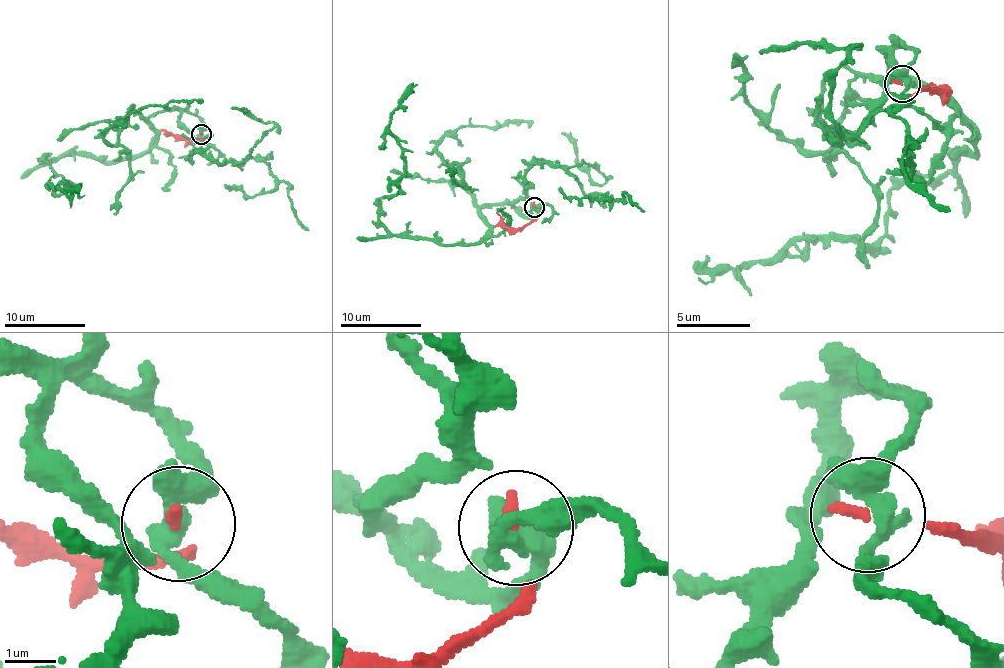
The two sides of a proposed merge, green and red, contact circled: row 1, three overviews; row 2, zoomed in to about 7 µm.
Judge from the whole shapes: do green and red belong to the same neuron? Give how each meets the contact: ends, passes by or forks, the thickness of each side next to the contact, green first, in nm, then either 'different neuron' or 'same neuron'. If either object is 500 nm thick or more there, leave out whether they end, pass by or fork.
green forks there; red ends there; 320 nm thick on the green side, 170 nm on the other; different neuron

